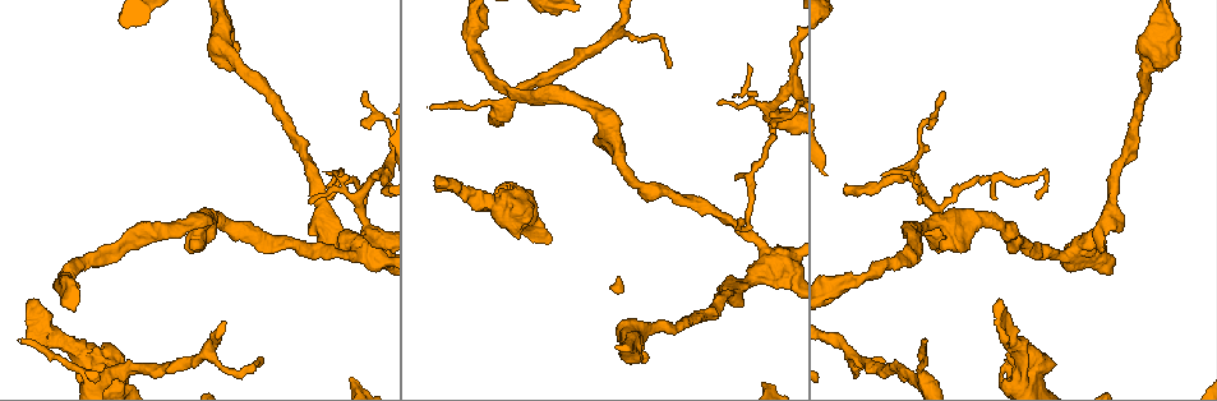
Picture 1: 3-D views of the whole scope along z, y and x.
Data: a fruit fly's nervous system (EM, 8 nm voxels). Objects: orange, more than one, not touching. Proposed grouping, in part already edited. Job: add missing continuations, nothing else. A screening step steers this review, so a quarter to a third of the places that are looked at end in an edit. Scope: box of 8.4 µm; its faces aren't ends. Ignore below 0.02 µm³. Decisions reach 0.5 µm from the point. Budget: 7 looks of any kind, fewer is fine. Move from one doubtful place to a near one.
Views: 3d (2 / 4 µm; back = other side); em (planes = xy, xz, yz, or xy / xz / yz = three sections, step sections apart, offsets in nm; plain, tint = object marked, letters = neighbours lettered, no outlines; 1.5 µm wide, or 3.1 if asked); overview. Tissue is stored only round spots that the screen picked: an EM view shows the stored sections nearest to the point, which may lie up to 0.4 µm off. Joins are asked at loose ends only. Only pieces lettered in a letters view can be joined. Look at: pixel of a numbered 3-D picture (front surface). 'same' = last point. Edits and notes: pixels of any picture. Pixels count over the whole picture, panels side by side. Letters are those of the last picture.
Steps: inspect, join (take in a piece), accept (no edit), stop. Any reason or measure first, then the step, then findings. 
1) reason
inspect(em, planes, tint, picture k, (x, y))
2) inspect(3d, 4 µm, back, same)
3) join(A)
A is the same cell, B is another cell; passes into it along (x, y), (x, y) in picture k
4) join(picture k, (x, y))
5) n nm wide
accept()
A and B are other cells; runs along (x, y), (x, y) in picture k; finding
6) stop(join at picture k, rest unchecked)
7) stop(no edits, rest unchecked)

branch stops here
inspect(3d, 2 µm, picture 1, (437, 191))

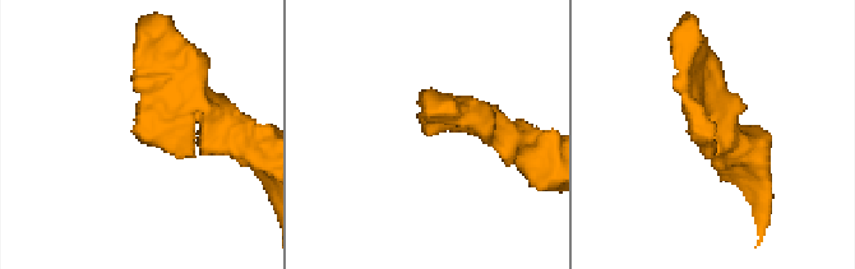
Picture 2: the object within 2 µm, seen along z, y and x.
arms of 220, 280 nm
inspect(em, xz, step 8, letters, picture 2, (716, 130))

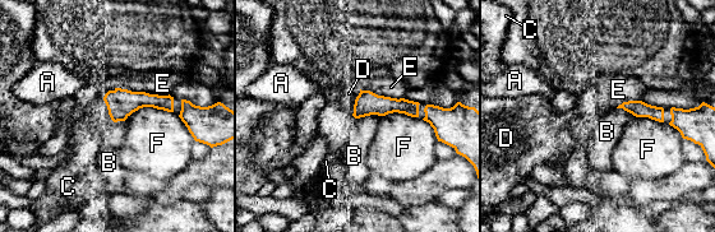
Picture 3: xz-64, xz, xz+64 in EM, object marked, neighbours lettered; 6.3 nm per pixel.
another direction
inspect(em, yz, step 8, letters, same)

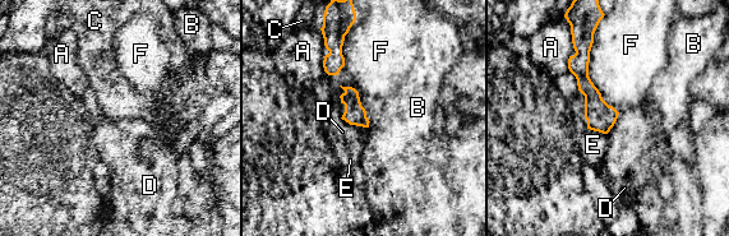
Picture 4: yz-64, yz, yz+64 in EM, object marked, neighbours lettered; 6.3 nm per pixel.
F touches over 550 nm
join(C)
C is the same cell, A, B, D, E and F are other cells; the cell continues

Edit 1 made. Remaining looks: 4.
branch stops here
inspect(3d, 4 µm, back, picture 1, (1100, 253))

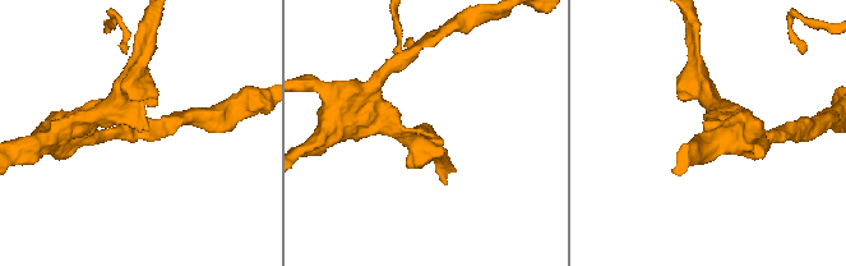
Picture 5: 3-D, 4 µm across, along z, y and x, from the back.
inspect(em, xz, step 4, plain, picture 5, (433, 137))

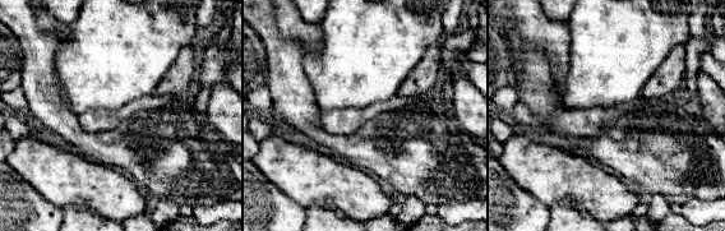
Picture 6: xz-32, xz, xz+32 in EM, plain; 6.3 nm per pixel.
what lies round it
inspect(em, xz, step 4, letters, same)

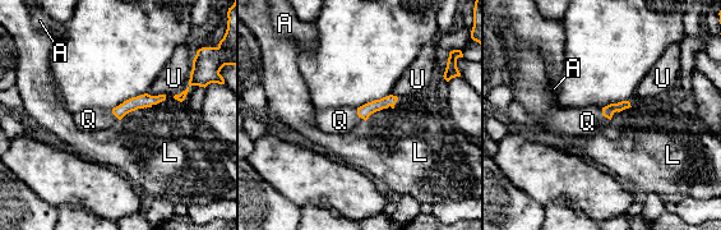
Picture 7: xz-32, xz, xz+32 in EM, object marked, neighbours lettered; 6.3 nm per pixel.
join(Q)
Q is the same cell, A, L and U are other cells; passes into it along (608, 111), (608, 118), (587, 122) in picture 7; the cell continues

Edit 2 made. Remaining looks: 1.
stop(join at picture 4, join at picture 7, rest unchecked)

